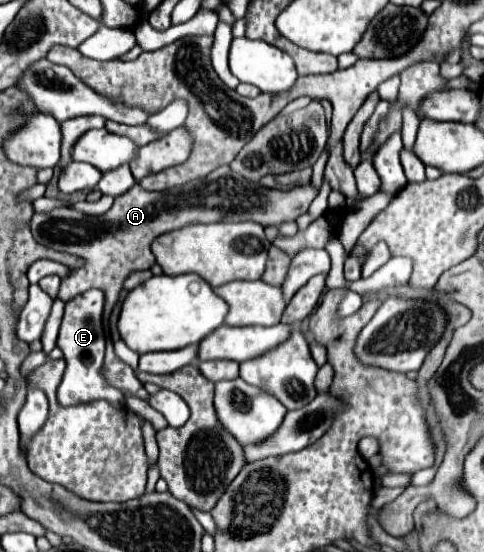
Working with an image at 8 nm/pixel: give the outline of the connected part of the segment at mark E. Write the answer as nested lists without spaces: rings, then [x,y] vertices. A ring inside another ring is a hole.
[[[90,289],[84,295],[78,295],[76,299],[70,299],[66,303],[66,311],[64,311],[60,333],[58,333],[58,347],[62,349],[64,359],[66,359],[66,371],[58,387],[60,405],[70,407],[78,403],[96,401],[96,399],[106,399],[110,403],[124,405],[122,391],[112,387],[108,379],[104,377],[106,337],[104,337],[102,313],[104,313],[104,291],[100,289]]]

